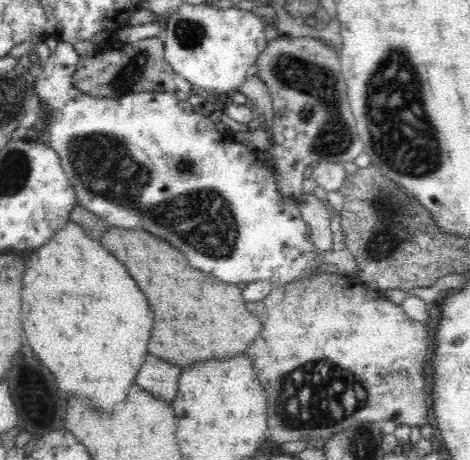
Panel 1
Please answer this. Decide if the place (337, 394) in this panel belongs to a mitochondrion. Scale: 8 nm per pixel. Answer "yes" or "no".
yes

